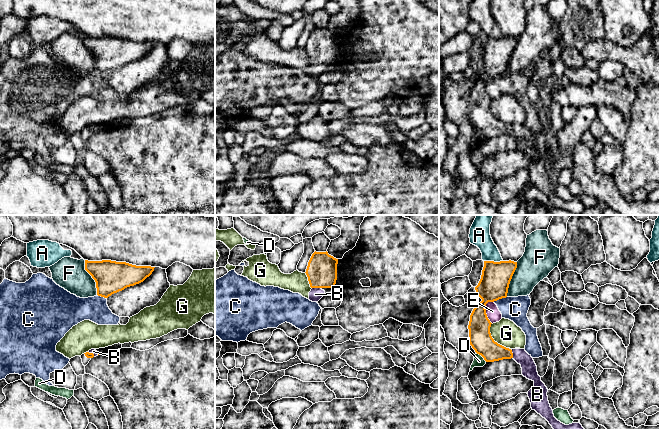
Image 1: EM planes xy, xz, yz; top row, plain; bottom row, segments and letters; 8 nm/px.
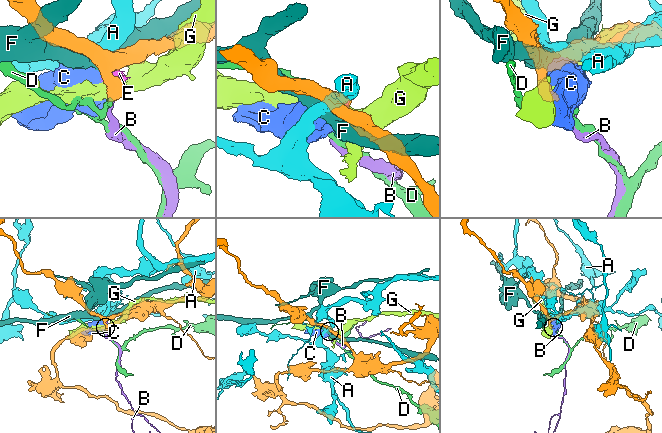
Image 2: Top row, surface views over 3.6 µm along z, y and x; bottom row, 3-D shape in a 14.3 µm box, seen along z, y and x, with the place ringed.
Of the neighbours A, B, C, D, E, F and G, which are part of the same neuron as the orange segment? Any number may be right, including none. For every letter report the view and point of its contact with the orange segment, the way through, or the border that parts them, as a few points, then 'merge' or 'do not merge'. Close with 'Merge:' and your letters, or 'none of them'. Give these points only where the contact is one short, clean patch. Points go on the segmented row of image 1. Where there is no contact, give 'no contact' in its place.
A: meets orange in yz at (493, 261); do not merge
B: meets orange in xz at (316, 287); runs through xz (321, 271), (316, 287), (315, 294); merge
C: meets orange in yz at (499, 298); border along yz (506, 296), (493, 301); do not merge
D: meets orange in yz at (481, 355); border along yz (476, 352), (486, 361); do not merge
E: meets orange in yz at (485, 312); border along yz (488, 301), (485, 306), (485, 313), (492, 323); do not merge
F: meets orange in xy at (92, 277); do not merge
G: meets orange in yz at (493, 339); do not merge
Merge: B

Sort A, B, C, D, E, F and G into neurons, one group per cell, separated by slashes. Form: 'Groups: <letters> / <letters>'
Groups: A / B / C E / D / F / G

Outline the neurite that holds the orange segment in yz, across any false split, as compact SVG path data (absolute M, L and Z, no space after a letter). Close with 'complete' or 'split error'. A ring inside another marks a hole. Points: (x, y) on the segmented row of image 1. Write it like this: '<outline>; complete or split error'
M511 260L500 262L484 261L481 279L478 285L475 287L476 294L482 299L482 301L475 306L470 315L470 321L468 325L469 343L475 352L481 355L486 362L494 362L513 358L518 364L521 365L522 375L534 382L534 386L527 393L530 399L531 408L545 418L553 429L584 429L580 423L565 425L554 417L553 410L548 401L548 389L541 381L541 377L538 375L537 366L533 358L525 351L525 349L515 348L511 350L495 342L491 336L490 327L492 323L487 317L485 306L488 302L494 302L507 297L509 284L516 268L517 262Z; split error

